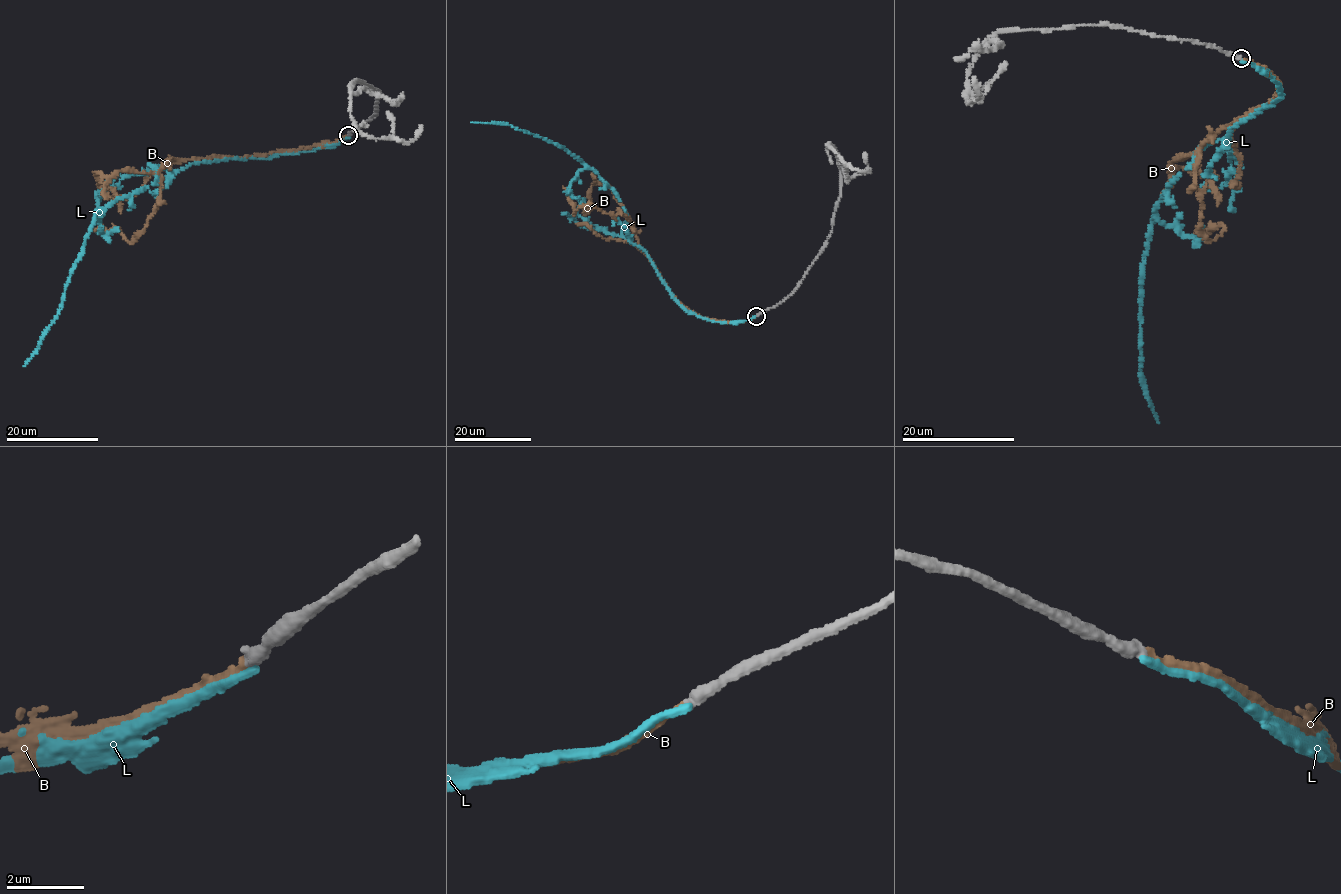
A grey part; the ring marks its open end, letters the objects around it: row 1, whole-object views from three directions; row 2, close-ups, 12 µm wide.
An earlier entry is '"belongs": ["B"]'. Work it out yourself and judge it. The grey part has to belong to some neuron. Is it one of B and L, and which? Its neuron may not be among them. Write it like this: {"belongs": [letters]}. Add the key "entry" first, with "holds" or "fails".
{"entry": "holds", "belongs": ["B"]}

